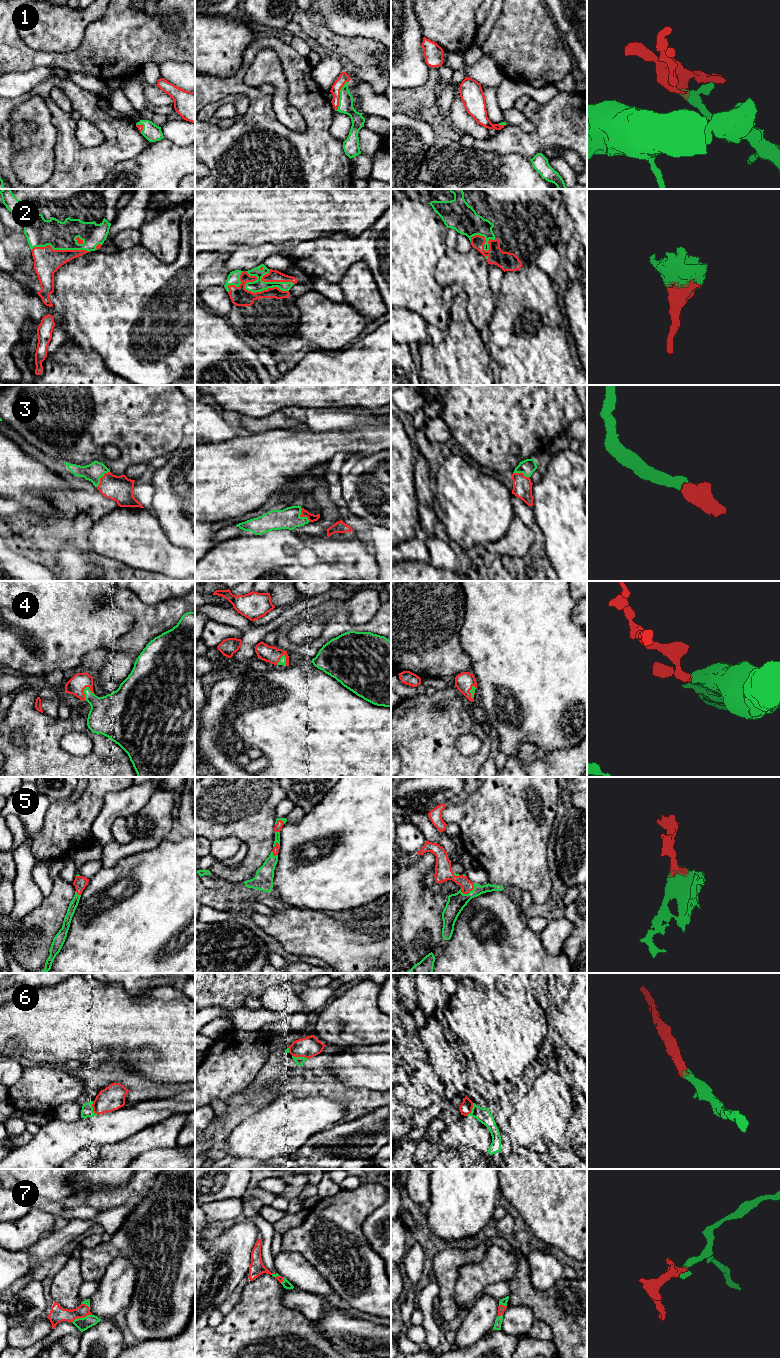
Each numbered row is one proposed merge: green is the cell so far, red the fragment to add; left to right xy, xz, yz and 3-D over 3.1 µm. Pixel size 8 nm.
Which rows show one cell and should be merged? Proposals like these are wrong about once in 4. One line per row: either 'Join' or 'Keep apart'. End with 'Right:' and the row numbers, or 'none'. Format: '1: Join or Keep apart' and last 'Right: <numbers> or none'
1: Join
2: Join
3: Join
4: Join
5: Join
6: Join
7: Join
Right: 1, 2, 3, 4, 5, 6, 7

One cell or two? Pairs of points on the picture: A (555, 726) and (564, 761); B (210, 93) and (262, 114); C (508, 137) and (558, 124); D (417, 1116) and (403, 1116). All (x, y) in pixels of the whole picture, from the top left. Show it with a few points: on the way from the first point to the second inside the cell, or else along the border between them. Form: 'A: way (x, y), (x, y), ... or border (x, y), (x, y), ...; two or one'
A: border (576, 745), (549, 752), (538, 747); two
B: way (225, 88), (243, 88), (256, 99); one
C: way (520, 137), (544, 138), (546, 136); one
D: border (411, 1112), (414, 1124); two

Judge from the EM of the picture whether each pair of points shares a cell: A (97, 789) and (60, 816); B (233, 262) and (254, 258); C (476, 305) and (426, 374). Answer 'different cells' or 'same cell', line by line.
A: same cell
B: same cell
C: different cells

